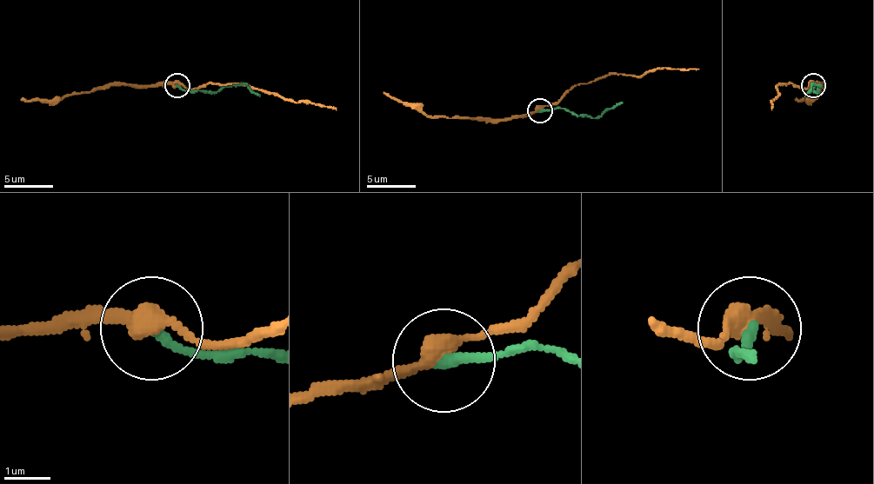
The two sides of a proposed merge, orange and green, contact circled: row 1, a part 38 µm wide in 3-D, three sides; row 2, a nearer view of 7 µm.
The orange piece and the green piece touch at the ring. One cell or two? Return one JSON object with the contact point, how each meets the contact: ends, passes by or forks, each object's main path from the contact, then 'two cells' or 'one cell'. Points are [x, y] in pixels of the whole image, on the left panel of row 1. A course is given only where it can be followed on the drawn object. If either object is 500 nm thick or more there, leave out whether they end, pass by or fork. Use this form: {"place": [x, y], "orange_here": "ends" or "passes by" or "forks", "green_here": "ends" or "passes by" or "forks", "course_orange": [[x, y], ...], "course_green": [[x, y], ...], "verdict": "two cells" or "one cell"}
{"place": [177, 85], "orange_here": "passes by", "green_here": "ends", "course_orange": [[177, 86], [195, 89], [212, 83], [236, 83], [278, 93], [293, 101], [310, 101], [336, 110]], "course_green": [[177, 86], [215, 91], [247, 83], [259, 96]], "verdict": "two cells"}

